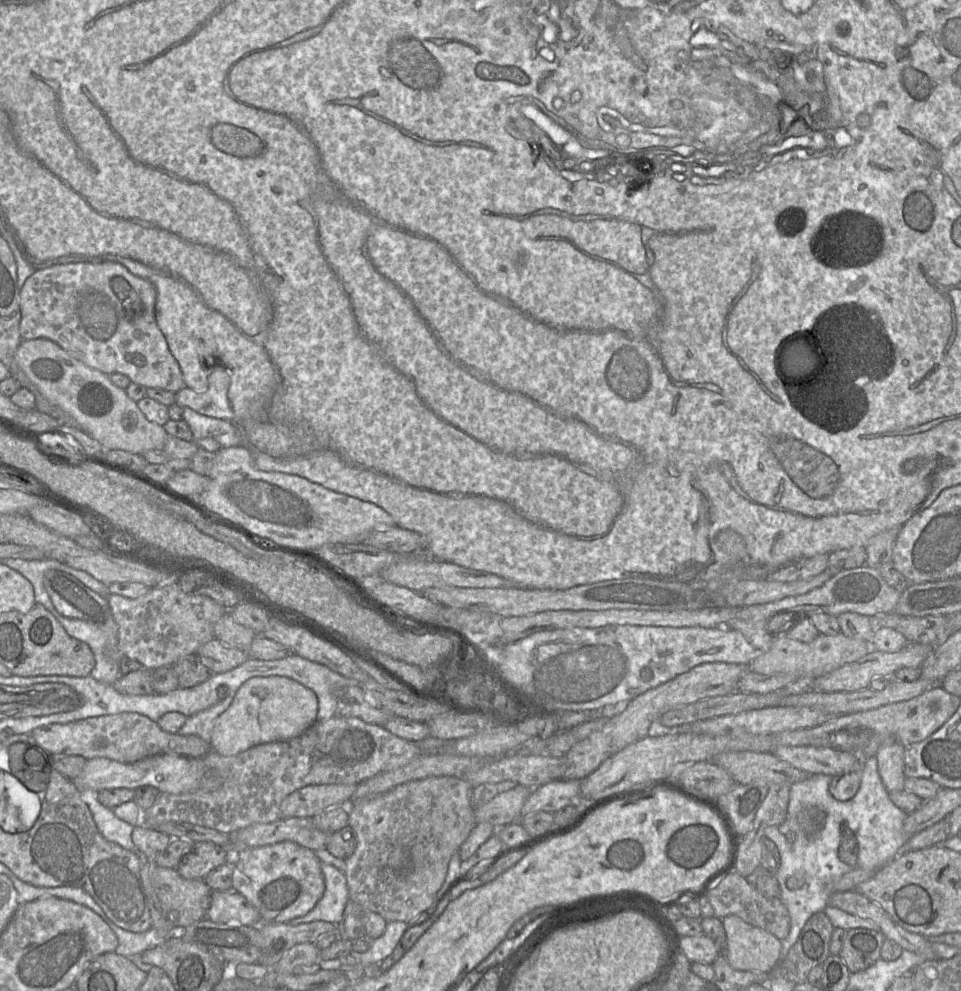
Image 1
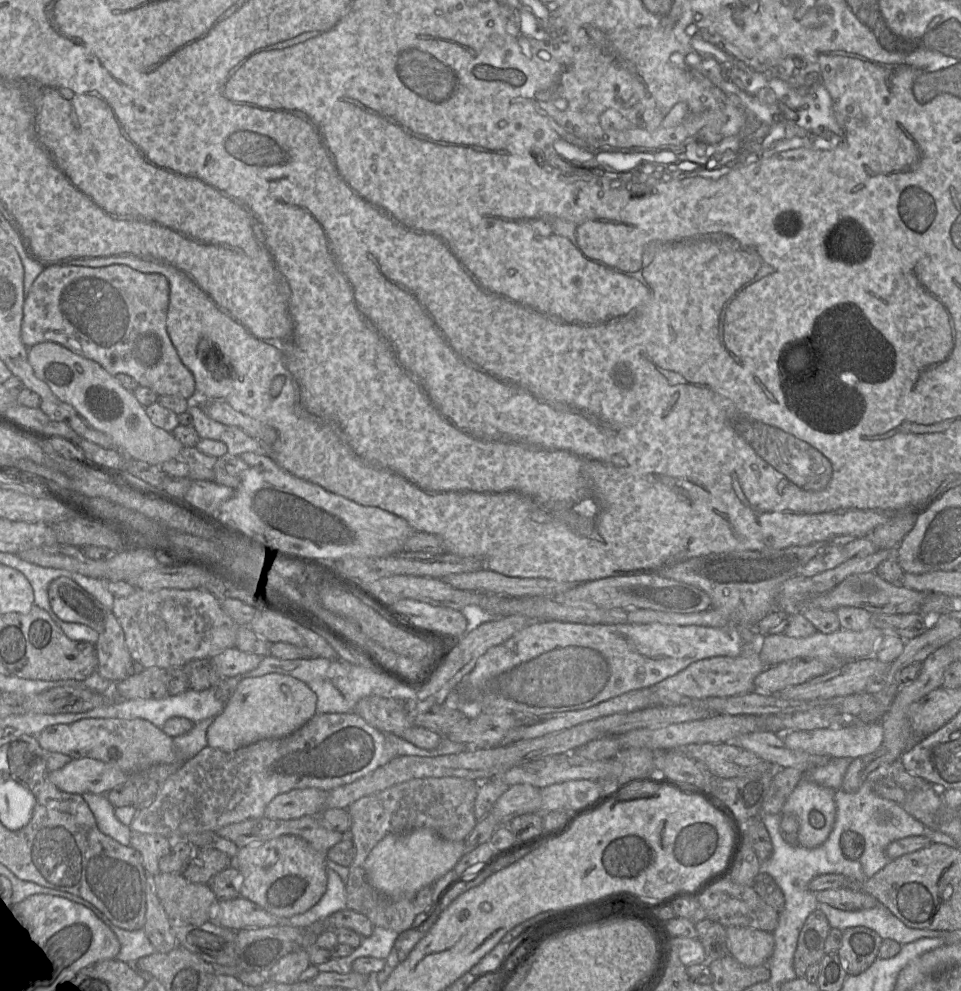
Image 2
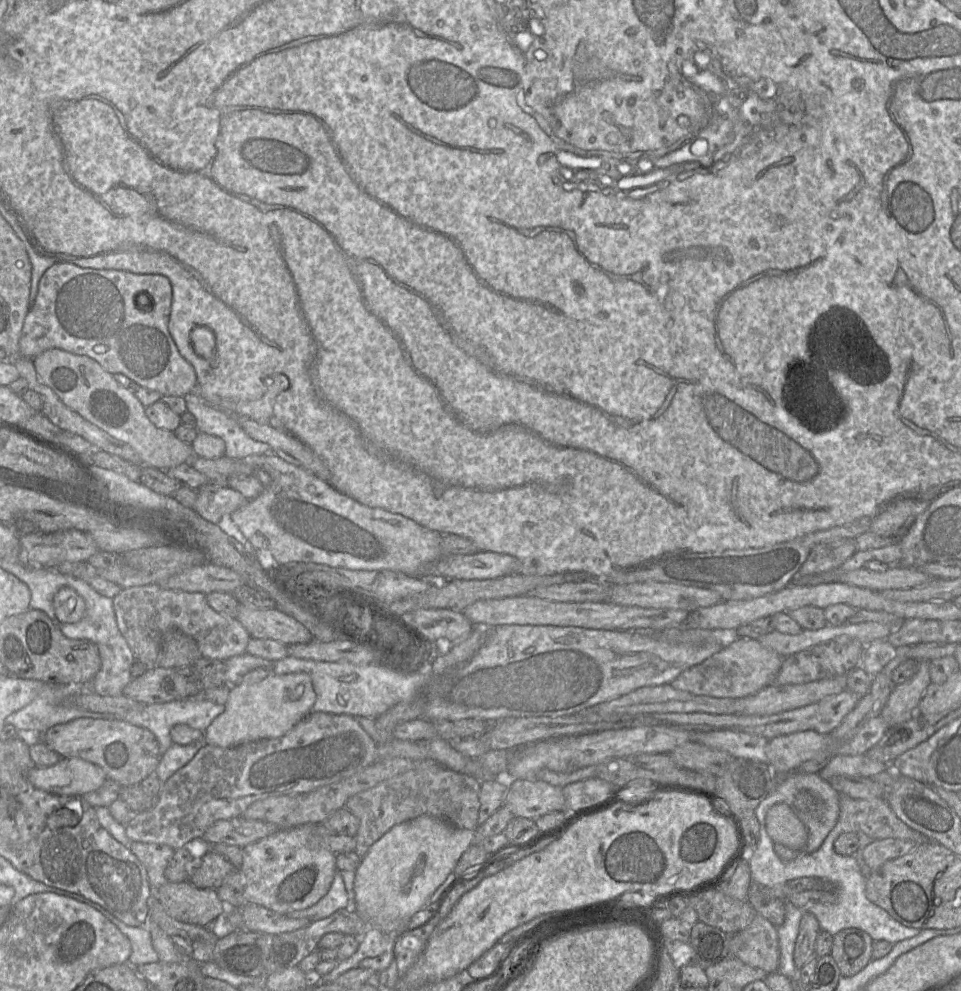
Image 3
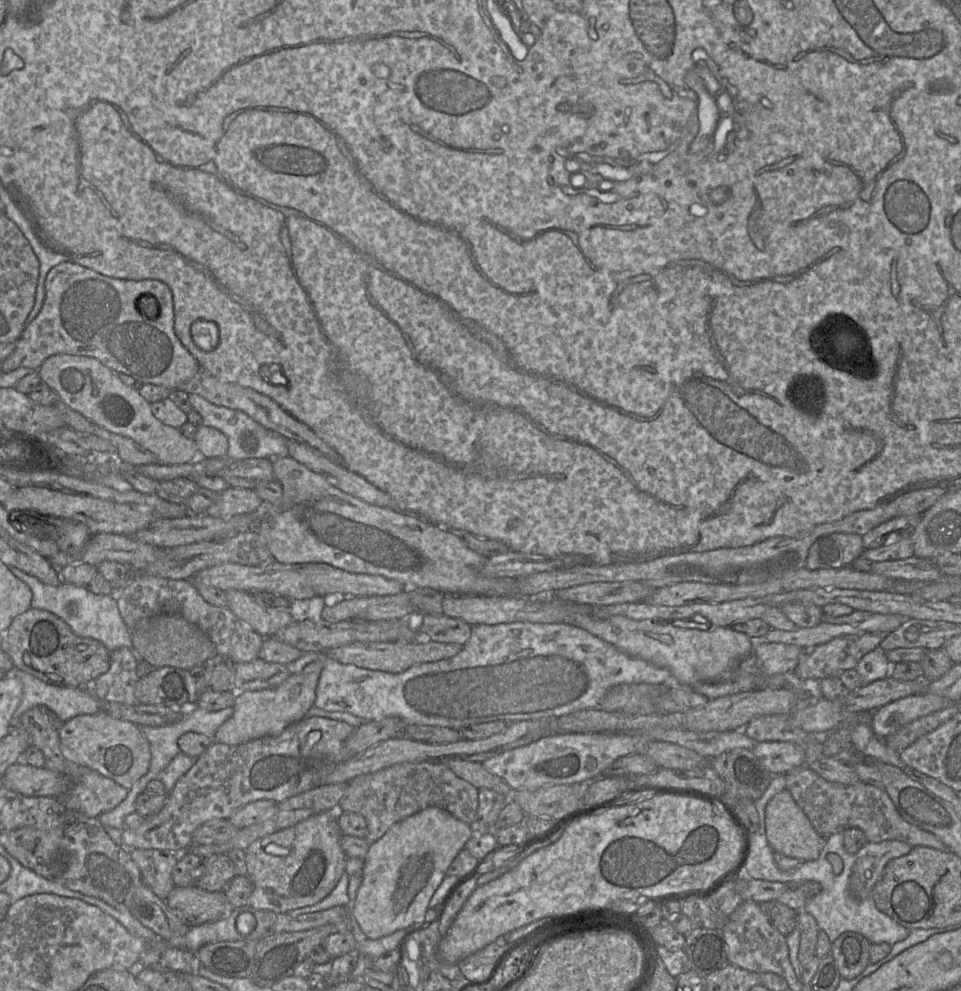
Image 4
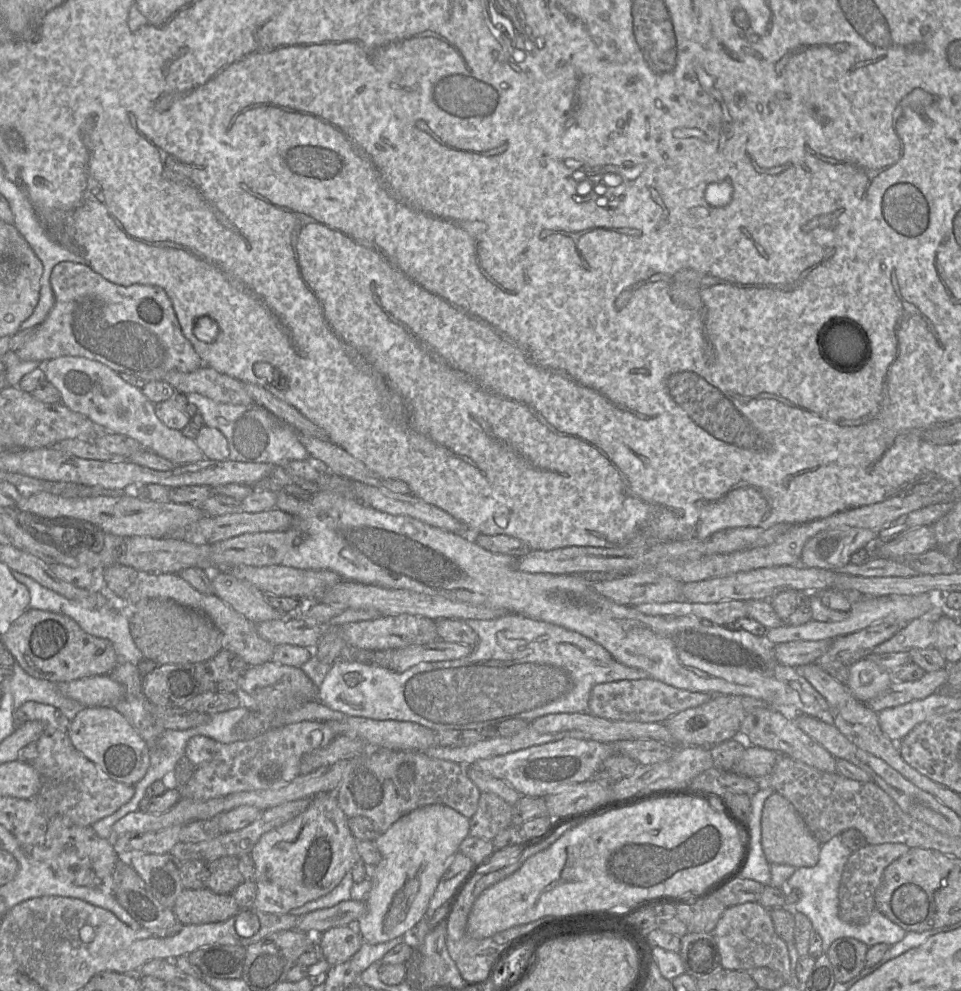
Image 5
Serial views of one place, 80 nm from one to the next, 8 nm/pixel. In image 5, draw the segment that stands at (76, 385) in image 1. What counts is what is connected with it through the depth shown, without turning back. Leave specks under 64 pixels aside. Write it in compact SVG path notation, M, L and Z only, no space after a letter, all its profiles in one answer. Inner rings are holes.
M60 356L44 363L45 379L53 384L60 392L60 402L70 410L84 415L98 428L107 432L124 434L137 440L143 449L147 449L175 464L187 464L204 459L203 452L195 440L182 435L181 431L165 426L156 416L154 403L141 391L118 376L118 373L101 362L79 356Z

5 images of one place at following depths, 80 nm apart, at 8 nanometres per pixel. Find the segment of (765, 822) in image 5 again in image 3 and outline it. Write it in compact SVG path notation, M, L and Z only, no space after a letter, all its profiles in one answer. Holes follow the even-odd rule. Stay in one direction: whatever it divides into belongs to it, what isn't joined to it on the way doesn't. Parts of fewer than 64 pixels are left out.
M774 804L765 818L767 834L774 843L781 843L794 851L805 851L807 828L790 805Z

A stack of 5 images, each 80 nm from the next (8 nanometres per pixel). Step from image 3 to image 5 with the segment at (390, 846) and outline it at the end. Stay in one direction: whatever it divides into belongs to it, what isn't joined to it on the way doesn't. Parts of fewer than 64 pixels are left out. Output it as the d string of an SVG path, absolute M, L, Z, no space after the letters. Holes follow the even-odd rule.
M432 804L419 807L402 816L374 841L381 855L378 864L373 866L370 879L371 889L366 895L366 913L357 921L363 942L379 944L399 936L408 935L426 917L428 903L442 879L442 874L458 851L460 843L469 836L469 819L451 807Z

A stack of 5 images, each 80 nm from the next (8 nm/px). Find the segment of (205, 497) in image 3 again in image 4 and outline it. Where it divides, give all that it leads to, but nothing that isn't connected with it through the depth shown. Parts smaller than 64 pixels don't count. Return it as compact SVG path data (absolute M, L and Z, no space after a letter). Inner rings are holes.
M228 487L218 493L214 504L206 514L217 518L229 518L237 514L254 513L263 500L254 490Z

